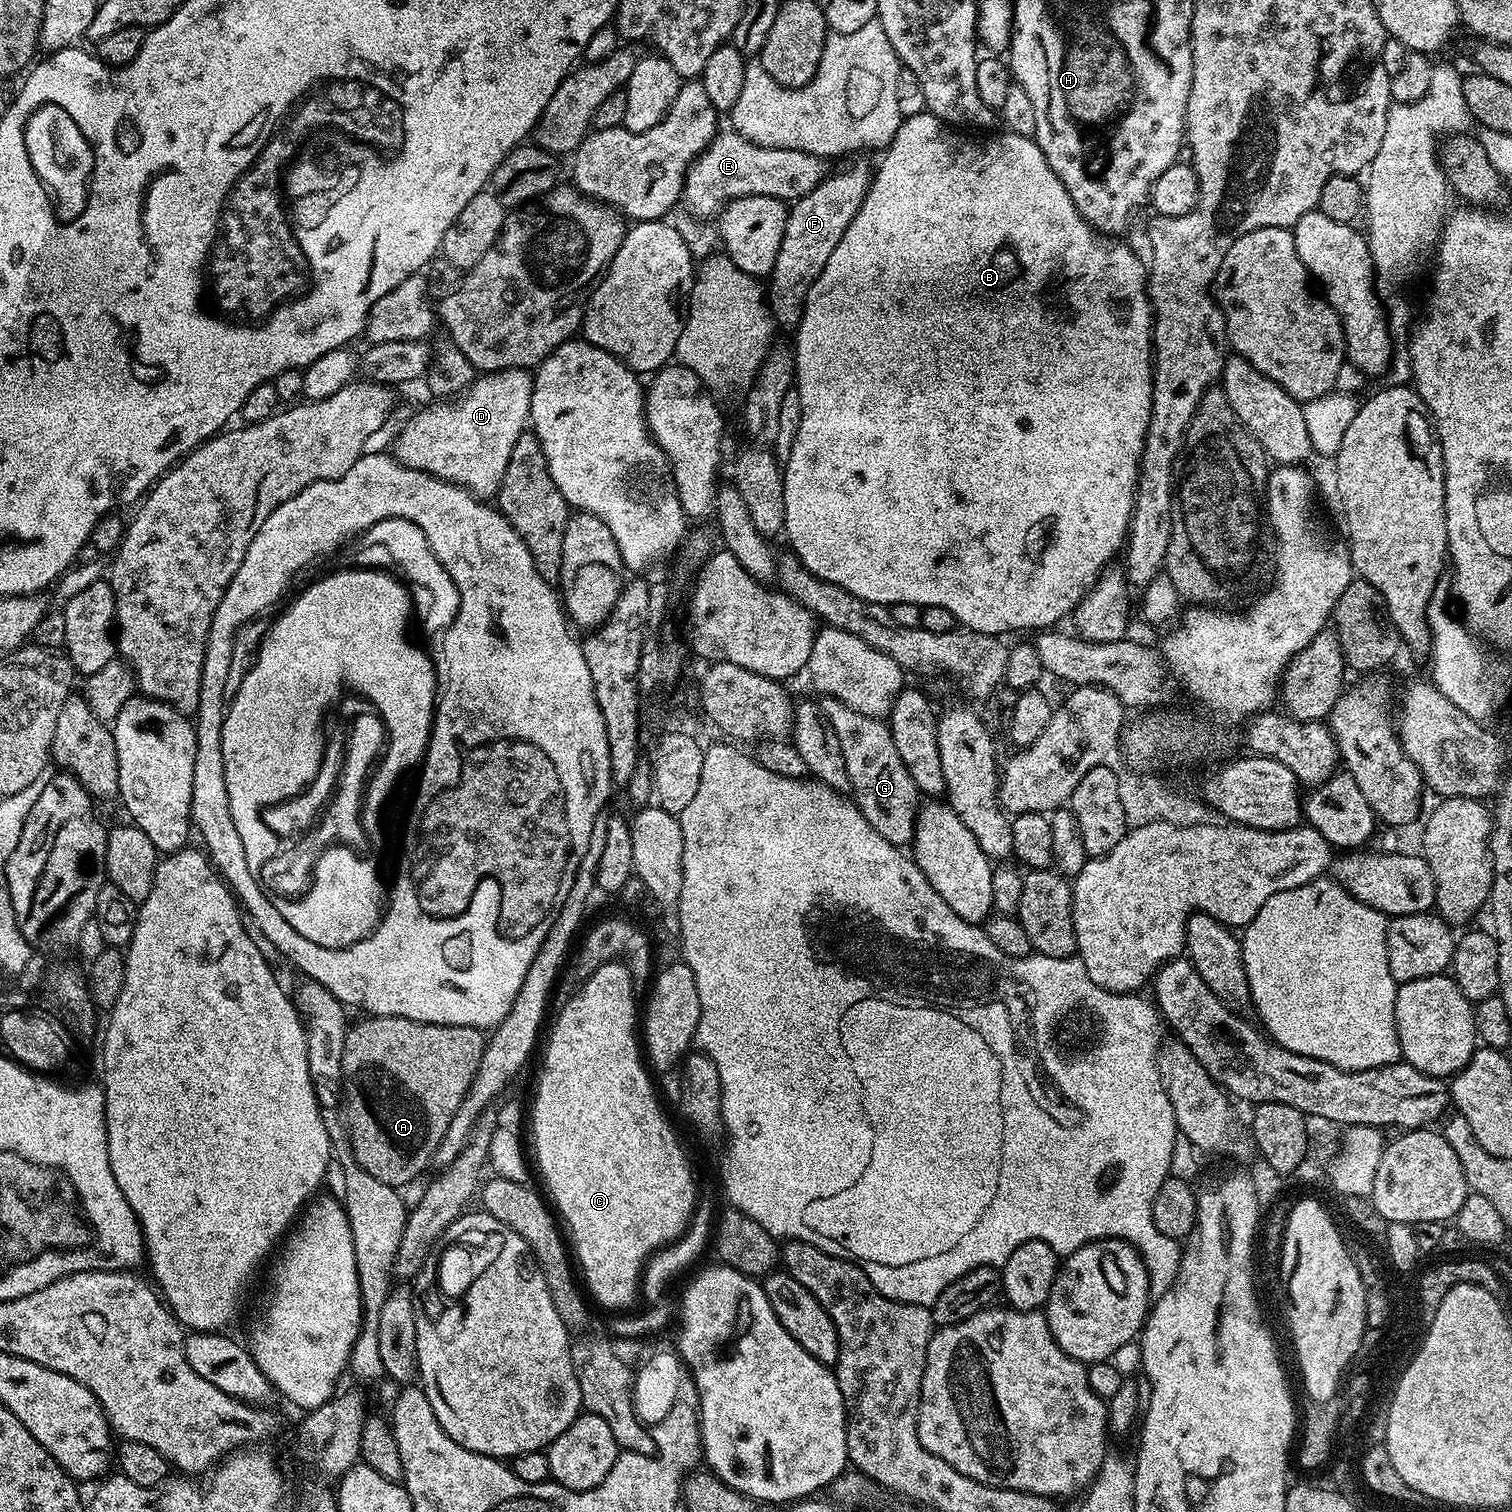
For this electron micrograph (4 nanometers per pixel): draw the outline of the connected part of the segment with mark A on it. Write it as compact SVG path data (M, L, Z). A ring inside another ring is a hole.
M369 1015L361 1024L353 1023L347 1029L342 1053L342 1111L353 1152L366 1171L400 1190L431 1165L438 1142L442 1142L442 1134L446 1134L446 1126L454 1118L454 1110L462 1106L462 1098L466 1098L466 1090L474 1082L485 1043L485 1033L478 1028L414 1022L401 1016Z

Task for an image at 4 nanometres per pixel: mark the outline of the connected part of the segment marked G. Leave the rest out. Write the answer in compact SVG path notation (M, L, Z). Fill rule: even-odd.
M824 698L819 705L834 734L838 734L838 746L842 746L842 754L846 757L846 770L850 774L851 795L856 807L866 822L886 838L886 842L897 846L911 845L916 835L918 793L914 778L910 778L910 770L906 770L894 747L894 738L887 723L883 719L860 714L840 700Z

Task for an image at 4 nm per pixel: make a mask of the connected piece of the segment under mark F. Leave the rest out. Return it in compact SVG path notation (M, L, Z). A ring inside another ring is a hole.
M852 164L841 172L835 172L825 176L822 183L810 190L810 194L788 208L786 234L782 234L782 246L778 246L774 270L766 280L766 303L772 309L772 319L779 327L781 324L788 330L800 325L804 299L810 286L814 286L818 274L822 274L830 254L834 254L834 246L842 242L846 226L854 222L854 214L858 214L868 193L868 185L872 183L873 173L870 168L868 172L864 164Z

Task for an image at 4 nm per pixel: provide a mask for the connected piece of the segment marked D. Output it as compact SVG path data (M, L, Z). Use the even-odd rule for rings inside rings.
M502 368L499 372L477 375L458 398L440 398L436 404L428 404L416 412L395 433L394 455L408 468L429 472L443 480L449 480L471 492L477 498L492 498L502 486L502 474L514 454L514 442L529 427L530 398L533 373L526 368Z

